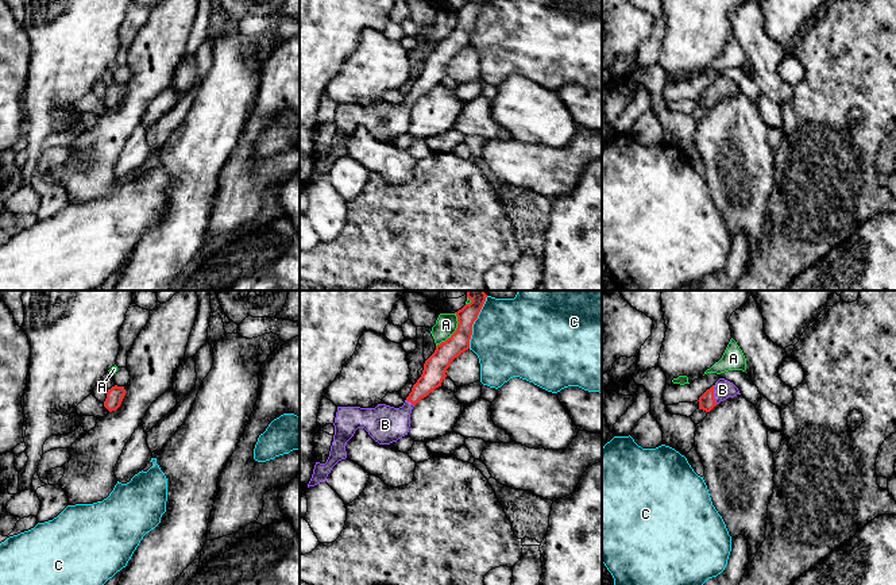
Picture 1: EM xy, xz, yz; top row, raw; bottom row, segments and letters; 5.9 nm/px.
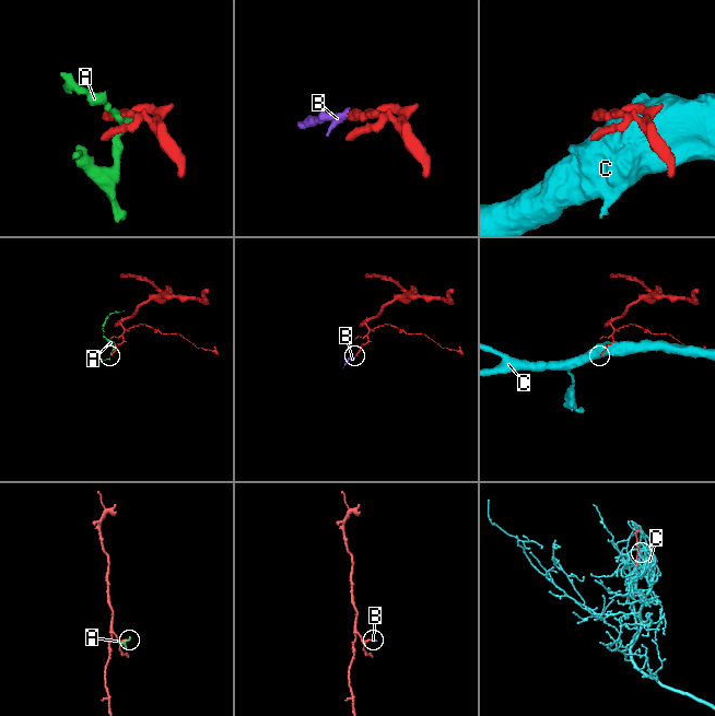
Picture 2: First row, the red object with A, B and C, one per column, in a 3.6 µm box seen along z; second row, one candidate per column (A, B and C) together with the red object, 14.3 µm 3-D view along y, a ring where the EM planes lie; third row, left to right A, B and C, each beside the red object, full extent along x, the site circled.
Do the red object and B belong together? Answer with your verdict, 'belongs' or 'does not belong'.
belongs

